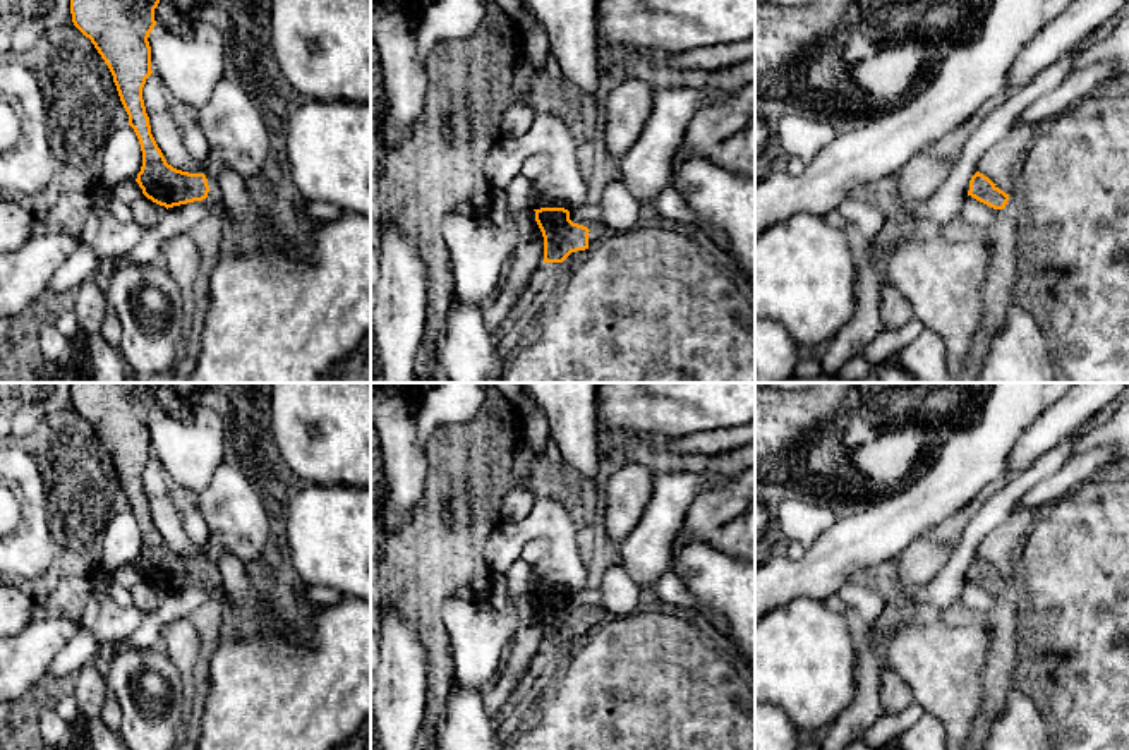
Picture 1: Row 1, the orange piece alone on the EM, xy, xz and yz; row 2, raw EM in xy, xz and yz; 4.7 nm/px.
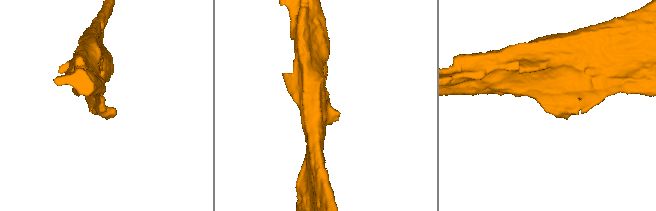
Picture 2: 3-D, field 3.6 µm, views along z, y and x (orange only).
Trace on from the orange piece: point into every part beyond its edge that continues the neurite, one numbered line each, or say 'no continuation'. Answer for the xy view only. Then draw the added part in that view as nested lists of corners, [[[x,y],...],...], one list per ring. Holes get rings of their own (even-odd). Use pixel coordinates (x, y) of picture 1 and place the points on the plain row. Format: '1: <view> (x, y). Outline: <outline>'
no continuation

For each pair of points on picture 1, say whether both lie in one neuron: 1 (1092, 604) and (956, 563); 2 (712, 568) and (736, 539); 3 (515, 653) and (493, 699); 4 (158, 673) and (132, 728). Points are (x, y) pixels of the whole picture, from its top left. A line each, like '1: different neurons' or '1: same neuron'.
1: different neurons
2: different neurons
3: same neuron
4: same neuron

